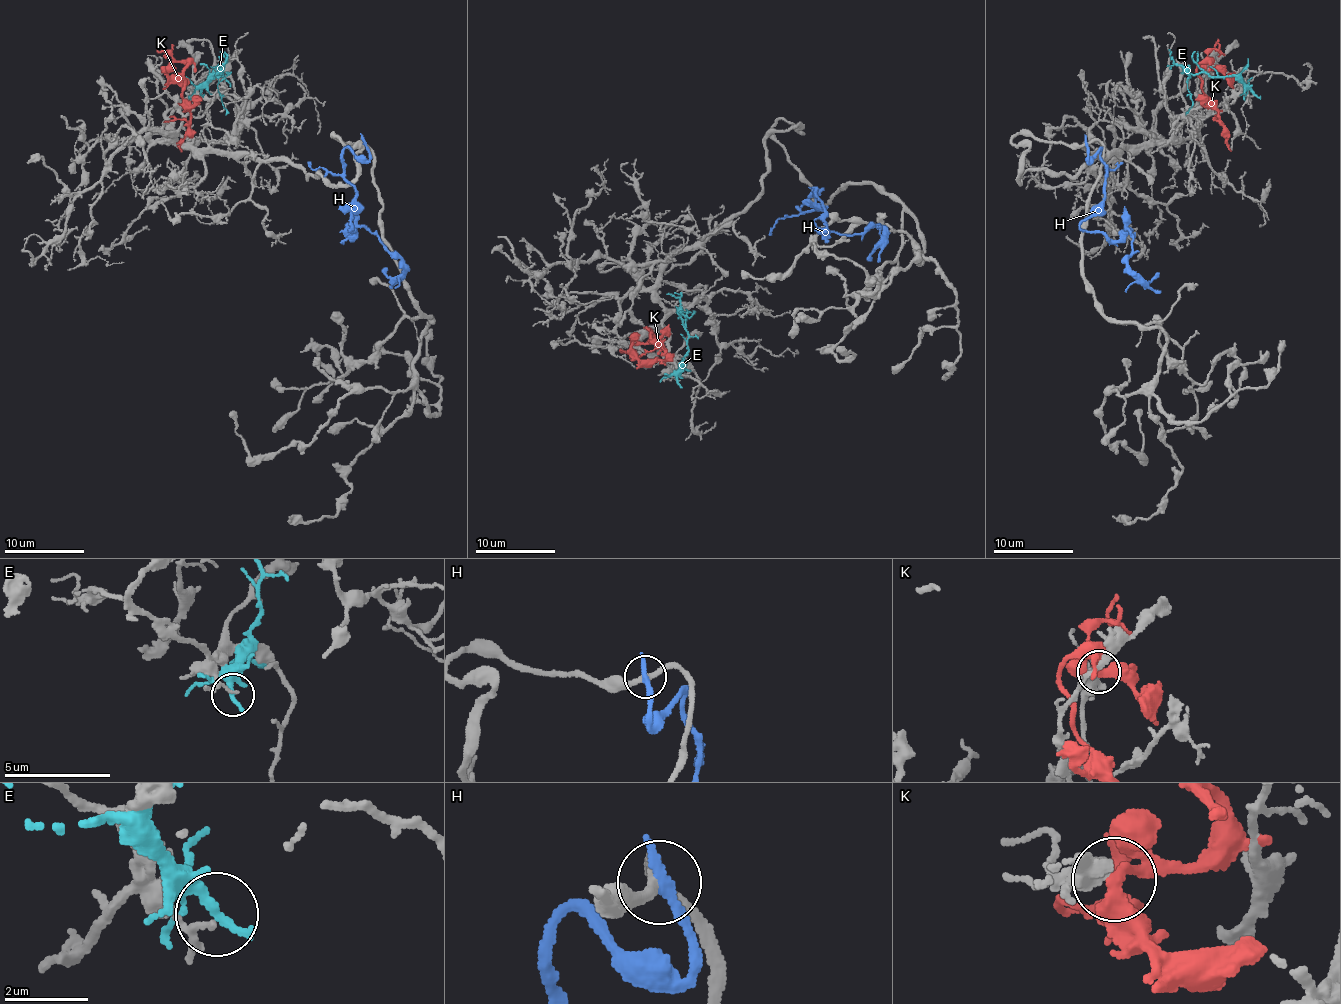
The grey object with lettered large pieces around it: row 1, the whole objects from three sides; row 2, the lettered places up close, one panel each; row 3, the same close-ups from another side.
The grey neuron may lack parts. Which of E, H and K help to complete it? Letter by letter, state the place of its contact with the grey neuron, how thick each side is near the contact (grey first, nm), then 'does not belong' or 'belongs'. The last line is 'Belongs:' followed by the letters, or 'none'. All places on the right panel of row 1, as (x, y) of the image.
E: (1253, 94) | 90/320 nm | does not belong
H: (1086, 143) | 240/320 nm | does not belong
K: (1211, 68) | 360/380 nm | does not belong
Belongs: none

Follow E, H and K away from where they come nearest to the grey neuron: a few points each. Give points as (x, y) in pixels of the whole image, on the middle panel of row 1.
E: (677, 382), (676, 371), (684, 359), (688, 333), (679, 313), (689, 318), (692, 310)
H: (813, 188), (822, 190), (797, 206), (804, 213), (821, 208), (814, 187), (828, 231), (883, 230), (872, 261)
K: (631, 345), (646, 342), (652, 330), (647, 327), (664, 348), (666, 355), (662, 362), (666, 364)

